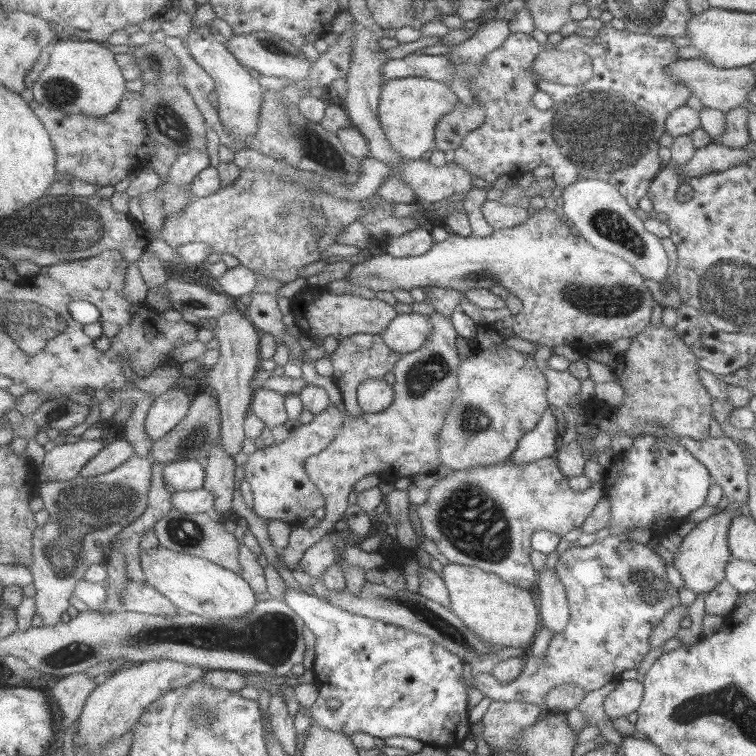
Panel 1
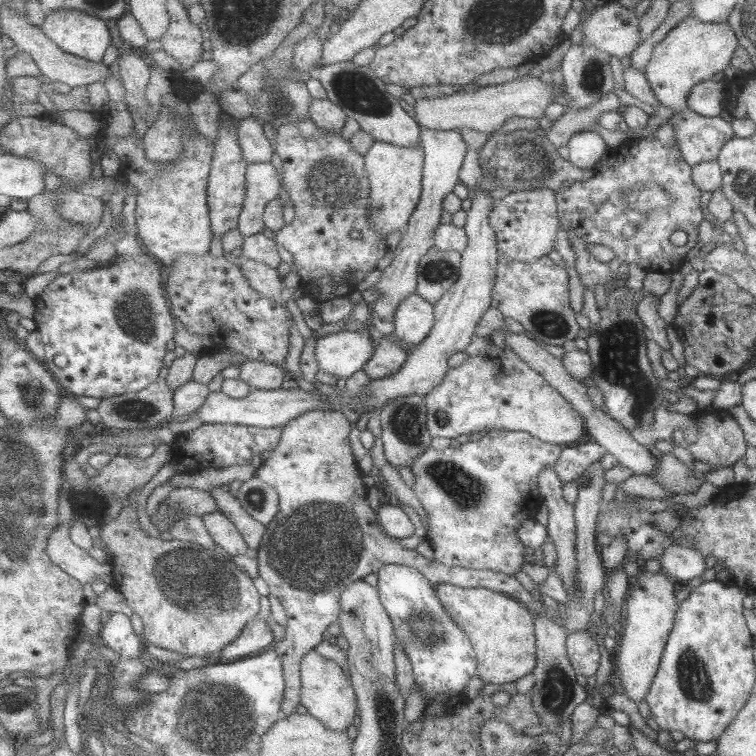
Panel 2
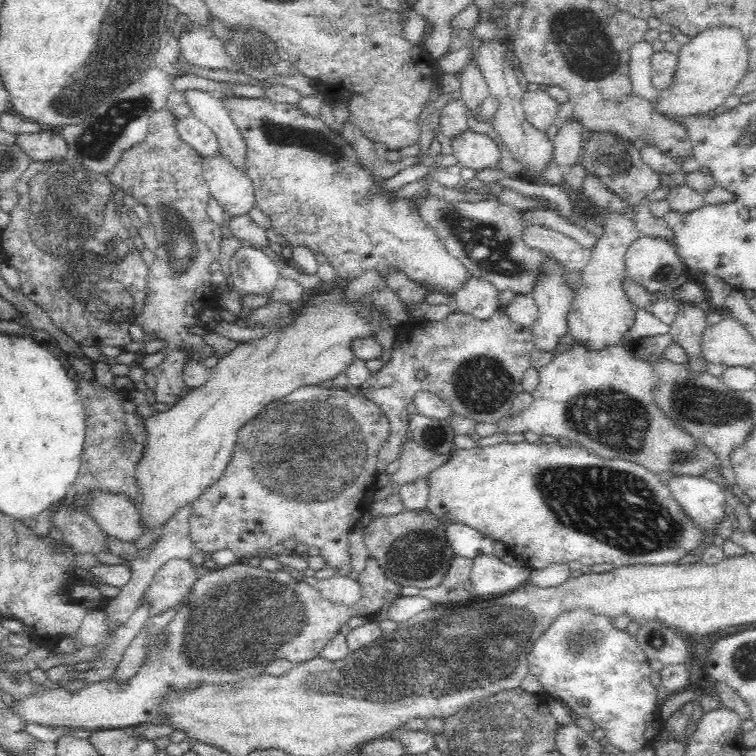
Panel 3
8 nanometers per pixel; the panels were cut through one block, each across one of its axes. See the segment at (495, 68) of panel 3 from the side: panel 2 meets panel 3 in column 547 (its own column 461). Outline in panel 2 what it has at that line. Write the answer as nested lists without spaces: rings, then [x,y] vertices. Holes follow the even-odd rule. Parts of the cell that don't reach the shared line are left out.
[[[422,127],[421,146],[425,150],[422,198],[409,220],[409,228],[407,232],[404,232],[401,245],[395,250],[392,265],[382,272],[382,276],[375,284],[377,290],[383,295],[378,301],[370,304],[369,321],[377,330],[385,334],[395,335],[395,312],[399,304],[417,292],[420,277],[418,269],[421,260],[429,253],[429,250],[436,246],[435,233],[445,214],[445,198],[460,184],[460,175],[467,154],[470,152],[468,143],[458,130],[442,131]]]

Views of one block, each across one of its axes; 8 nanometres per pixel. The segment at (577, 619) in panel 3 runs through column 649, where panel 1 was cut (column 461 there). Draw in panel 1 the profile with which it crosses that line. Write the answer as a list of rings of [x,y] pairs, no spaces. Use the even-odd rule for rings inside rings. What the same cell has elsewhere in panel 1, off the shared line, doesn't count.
[[[287,589],[284,602],[298,613],[310,632],[316,636],[313,672],[319,693],[309,708],[309,714],[321,728],[347,735],[361,731],[380,739],[408,737],[446,749],[460,747],[464,740],[471,737],[469,690],[463,682],[465,661],[459,655],[450,652],[429,636],[405,630],[395,624],[376,620],[365,622],[357,614],[349,613],[301,589]],[[329,698],[337,698],[339,707],[329,708]]]

